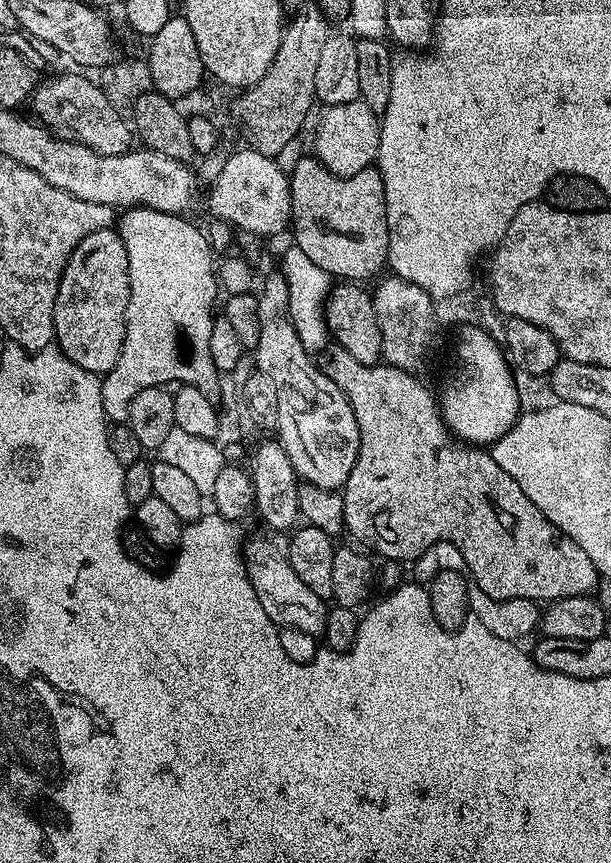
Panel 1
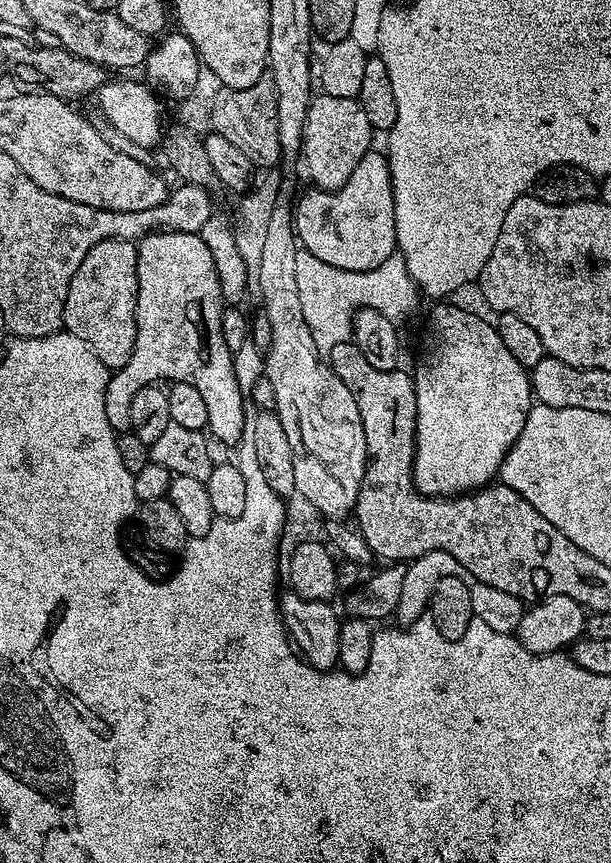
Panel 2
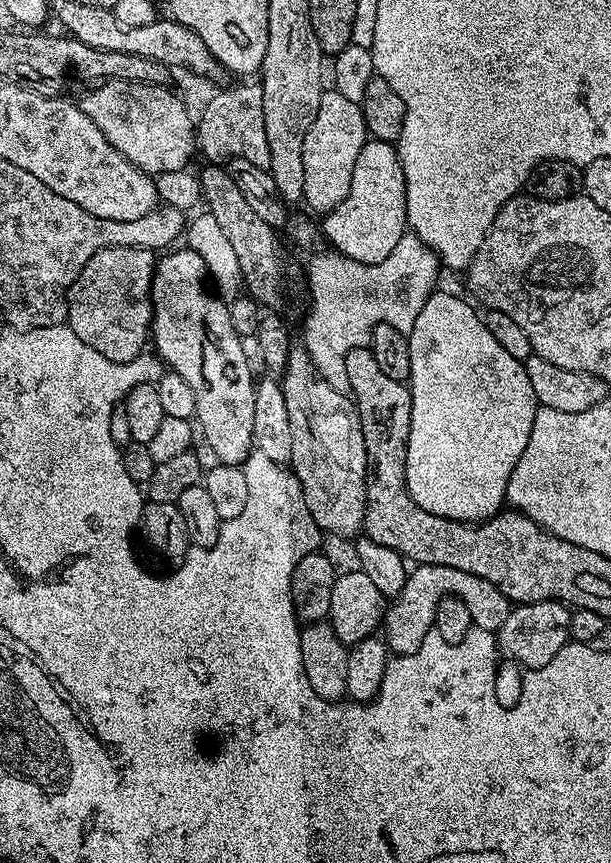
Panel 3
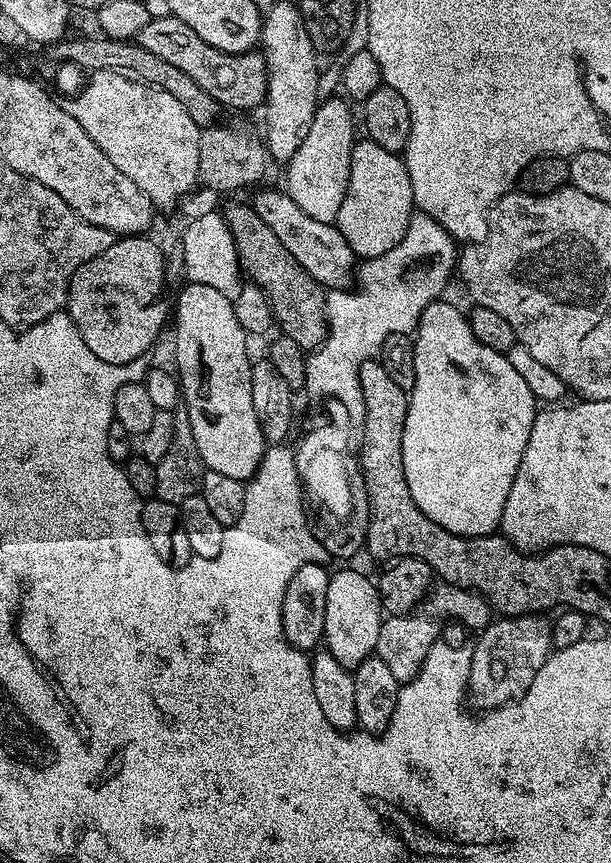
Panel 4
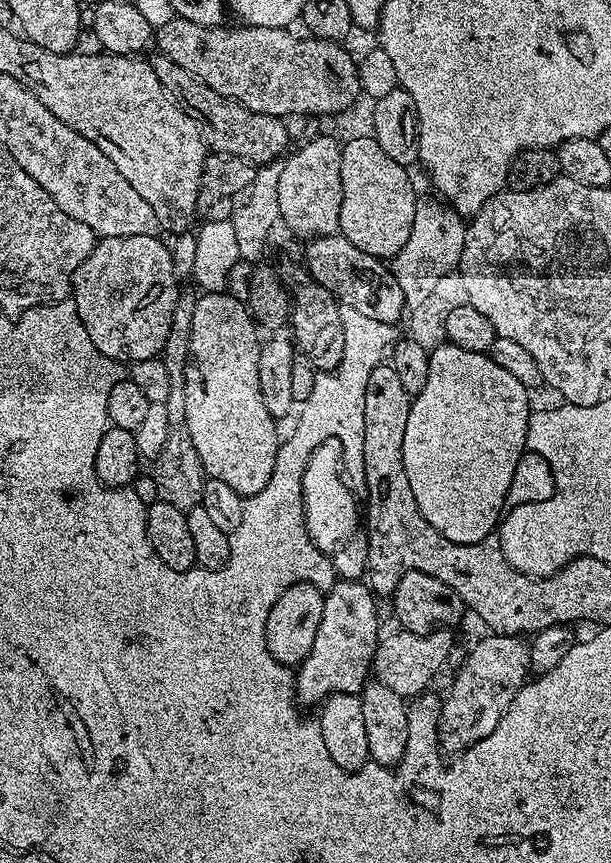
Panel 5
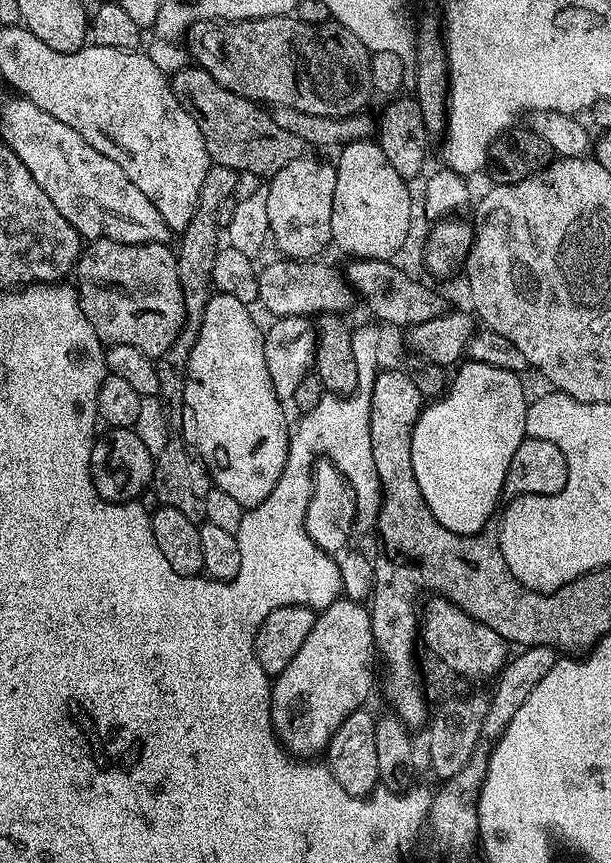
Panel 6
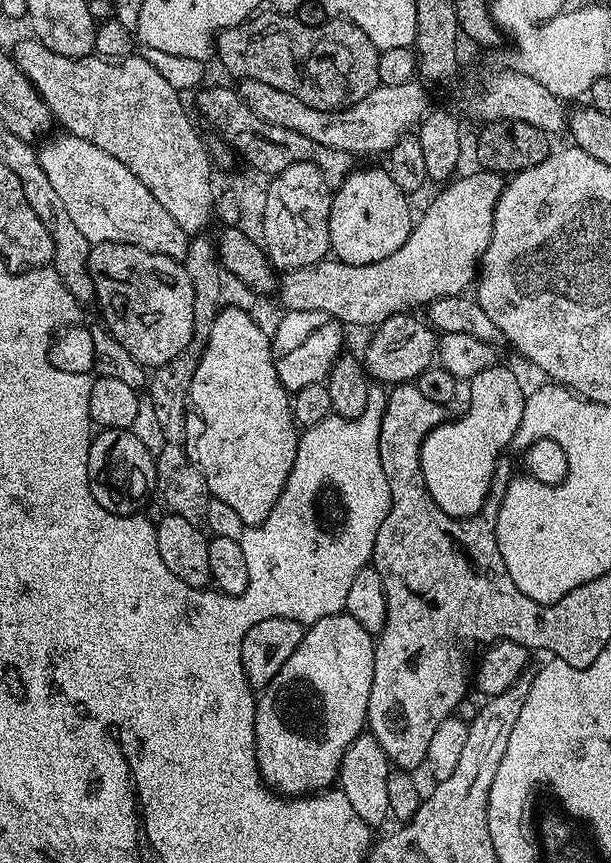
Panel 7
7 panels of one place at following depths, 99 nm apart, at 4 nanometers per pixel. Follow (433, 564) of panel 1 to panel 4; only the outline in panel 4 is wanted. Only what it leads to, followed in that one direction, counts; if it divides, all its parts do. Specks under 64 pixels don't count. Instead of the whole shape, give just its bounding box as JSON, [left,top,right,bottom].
[375,583,494,682]

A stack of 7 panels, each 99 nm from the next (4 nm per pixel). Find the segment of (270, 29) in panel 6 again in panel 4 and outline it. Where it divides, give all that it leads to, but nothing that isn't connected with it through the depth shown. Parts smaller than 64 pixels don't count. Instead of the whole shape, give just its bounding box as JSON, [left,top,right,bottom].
[135,16,268,108]

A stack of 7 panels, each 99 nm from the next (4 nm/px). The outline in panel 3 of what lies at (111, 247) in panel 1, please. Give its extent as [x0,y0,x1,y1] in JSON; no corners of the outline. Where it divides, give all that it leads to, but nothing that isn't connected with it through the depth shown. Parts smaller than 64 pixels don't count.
[68,248,157,362]

